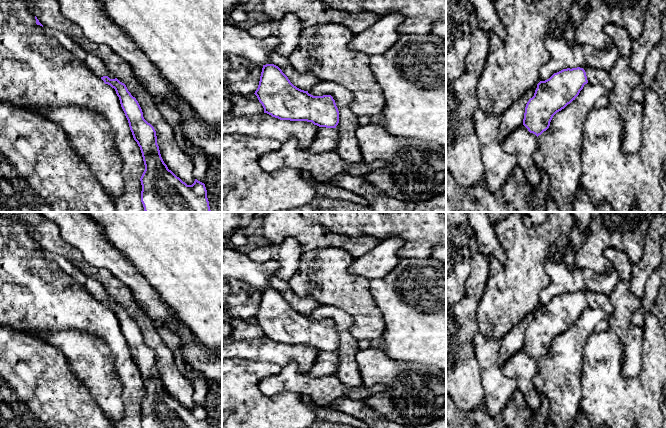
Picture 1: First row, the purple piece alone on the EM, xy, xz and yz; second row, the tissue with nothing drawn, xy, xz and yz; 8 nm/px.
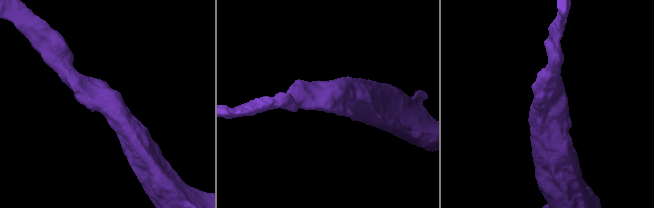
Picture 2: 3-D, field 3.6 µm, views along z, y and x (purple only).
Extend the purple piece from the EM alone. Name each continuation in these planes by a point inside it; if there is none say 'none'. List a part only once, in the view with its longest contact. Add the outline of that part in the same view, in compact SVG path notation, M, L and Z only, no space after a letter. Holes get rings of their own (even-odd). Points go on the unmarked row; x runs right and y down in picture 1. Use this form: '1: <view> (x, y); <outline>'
none

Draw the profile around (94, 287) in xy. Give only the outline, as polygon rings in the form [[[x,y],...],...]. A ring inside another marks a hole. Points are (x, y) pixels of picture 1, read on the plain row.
[[[44,252],[45,259],[60,268],[63,273],[68,275],[75,283],[84,288],[88,293],[90,293],[96,300],[103,301],[108,300],[110,303],[115,303],[116,301],[111,298],[104,290],[101,283],[94,280],[85,274],[83,274],[71,261],[67,258],[57,255],[52,252]]]

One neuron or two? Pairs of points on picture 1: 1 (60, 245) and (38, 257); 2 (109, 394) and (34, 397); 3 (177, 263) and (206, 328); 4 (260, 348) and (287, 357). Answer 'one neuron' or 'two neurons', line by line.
1: two neurons
2: two neurons
3: one neuron
4: one neuron

